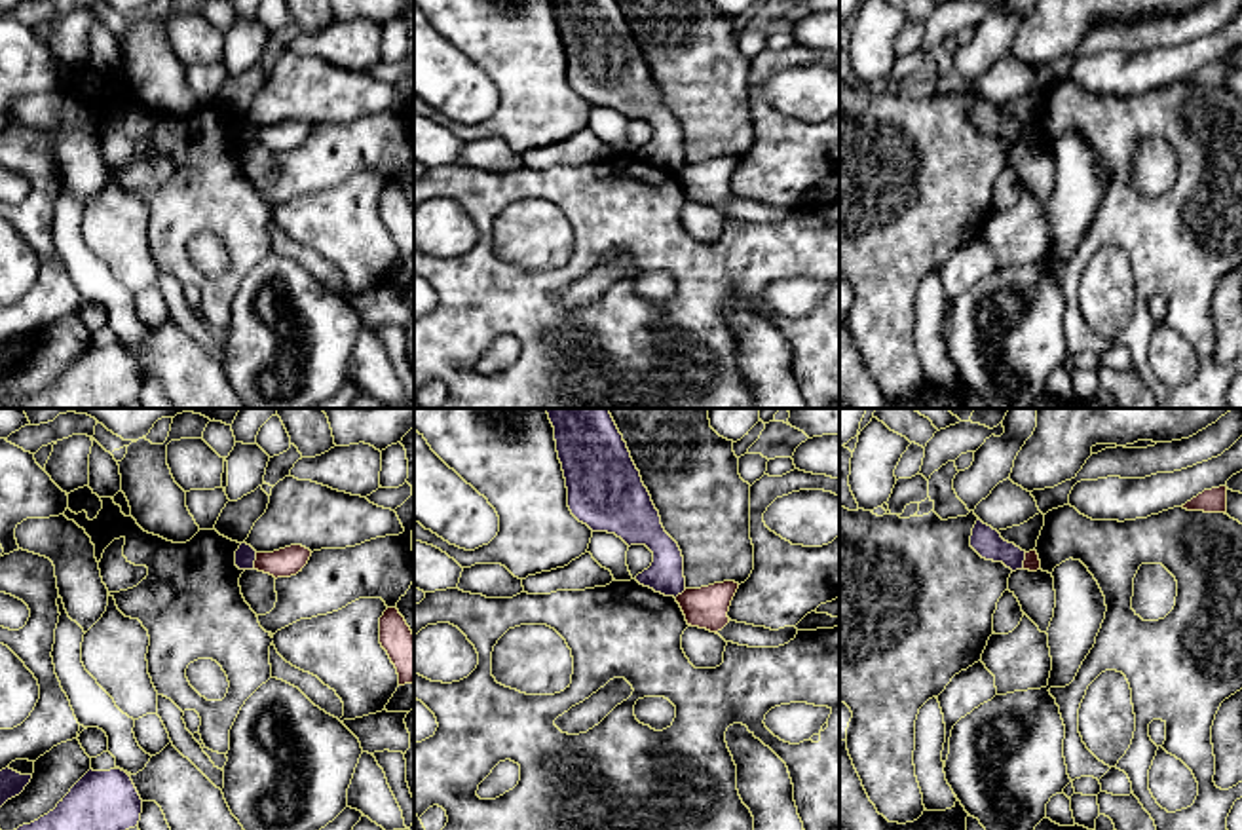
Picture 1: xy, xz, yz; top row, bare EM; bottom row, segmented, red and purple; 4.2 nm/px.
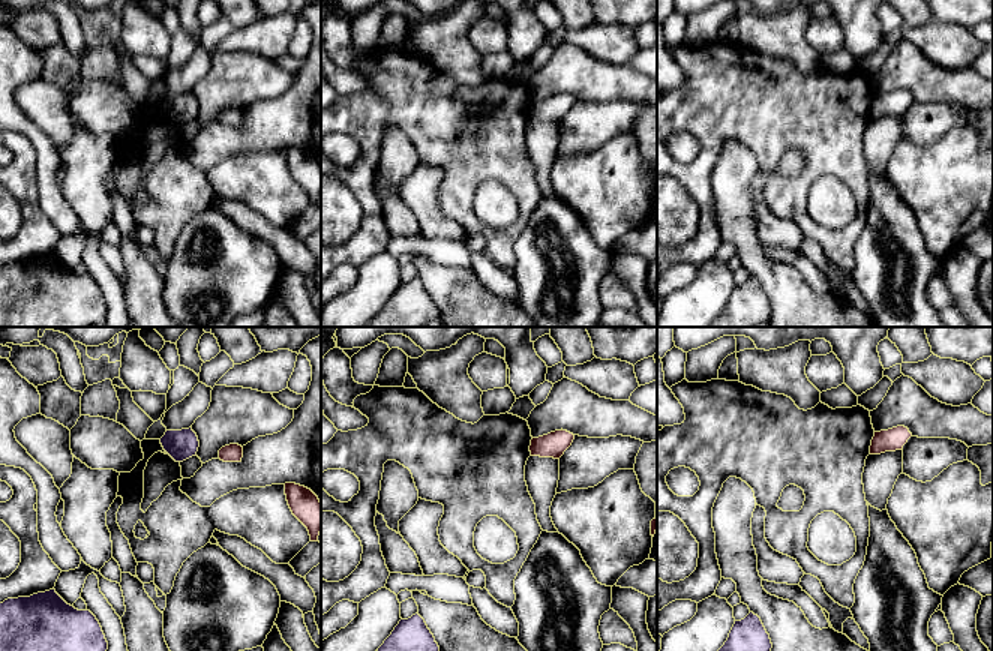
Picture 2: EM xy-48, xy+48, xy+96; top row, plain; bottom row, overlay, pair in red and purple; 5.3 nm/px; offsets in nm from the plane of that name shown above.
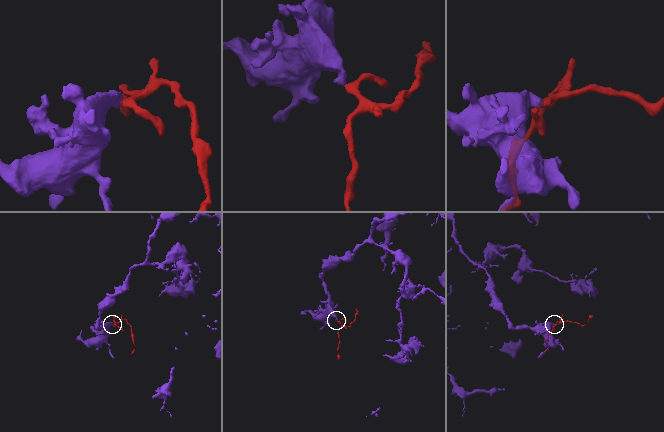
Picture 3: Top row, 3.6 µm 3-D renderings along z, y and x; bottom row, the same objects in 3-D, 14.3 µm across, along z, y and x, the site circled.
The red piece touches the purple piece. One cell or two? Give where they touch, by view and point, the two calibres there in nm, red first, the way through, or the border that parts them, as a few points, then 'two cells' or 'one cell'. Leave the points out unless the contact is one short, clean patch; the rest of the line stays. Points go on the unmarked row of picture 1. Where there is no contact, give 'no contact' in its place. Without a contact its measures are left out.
xy (255, 135) | 120/90 nm | along xy (257, 128), (253, 143) | two cells

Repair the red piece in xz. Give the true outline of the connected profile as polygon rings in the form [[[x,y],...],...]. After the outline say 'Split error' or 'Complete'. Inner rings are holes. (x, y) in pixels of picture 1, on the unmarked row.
[[[735,156],[714,158],[701,163],[686,163],[676,171],[687,199],[720,207],[727,198],[731,175],[739,163]]]. Complete

